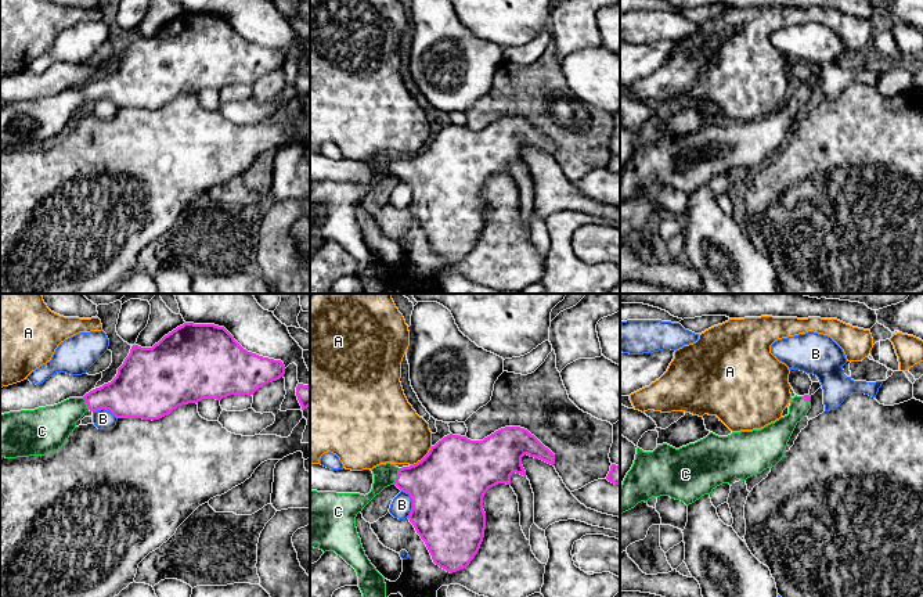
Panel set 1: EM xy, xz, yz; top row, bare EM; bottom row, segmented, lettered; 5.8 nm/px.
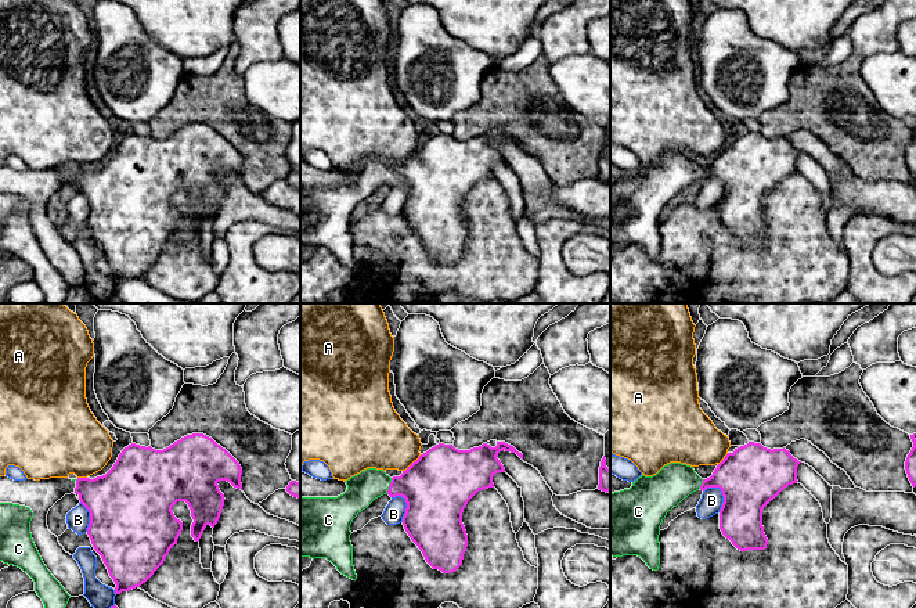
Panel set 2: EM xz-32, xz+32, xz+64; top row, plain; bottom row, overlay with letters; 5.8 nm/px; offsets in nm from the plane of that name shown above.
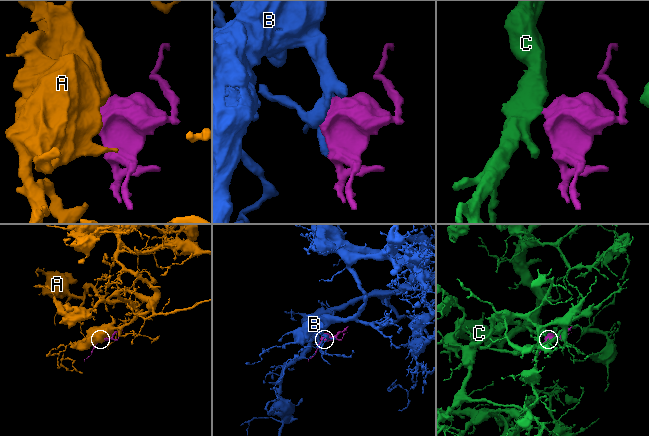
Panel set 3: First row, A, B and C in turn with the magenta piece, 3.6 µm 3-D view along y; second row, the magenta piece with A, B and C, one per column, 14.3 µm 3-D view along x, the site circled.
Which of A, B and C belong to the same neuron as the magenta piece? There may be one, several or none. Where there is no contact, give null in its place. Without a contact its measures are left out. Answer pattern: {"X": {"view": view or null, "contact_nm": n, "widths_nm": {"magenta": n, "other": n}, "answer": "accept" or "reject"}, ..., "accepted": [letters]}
{"A": {"view": "xz", "contact_nm": 180, "widths_nm": {"magenta": 440, "other": 360}, "answer": "reject"}, "B": {"view": "xz", "contact_nm": 170, "widths_nm": {"magenta": 440, "other": 120}, "answer": "reject"}, "C": {"view": "xz", "contact_nm": 100, "widths_nm": {"magenta": 360, "other": 130}, "answer": "accept"}, "accepted": ["C"]}

